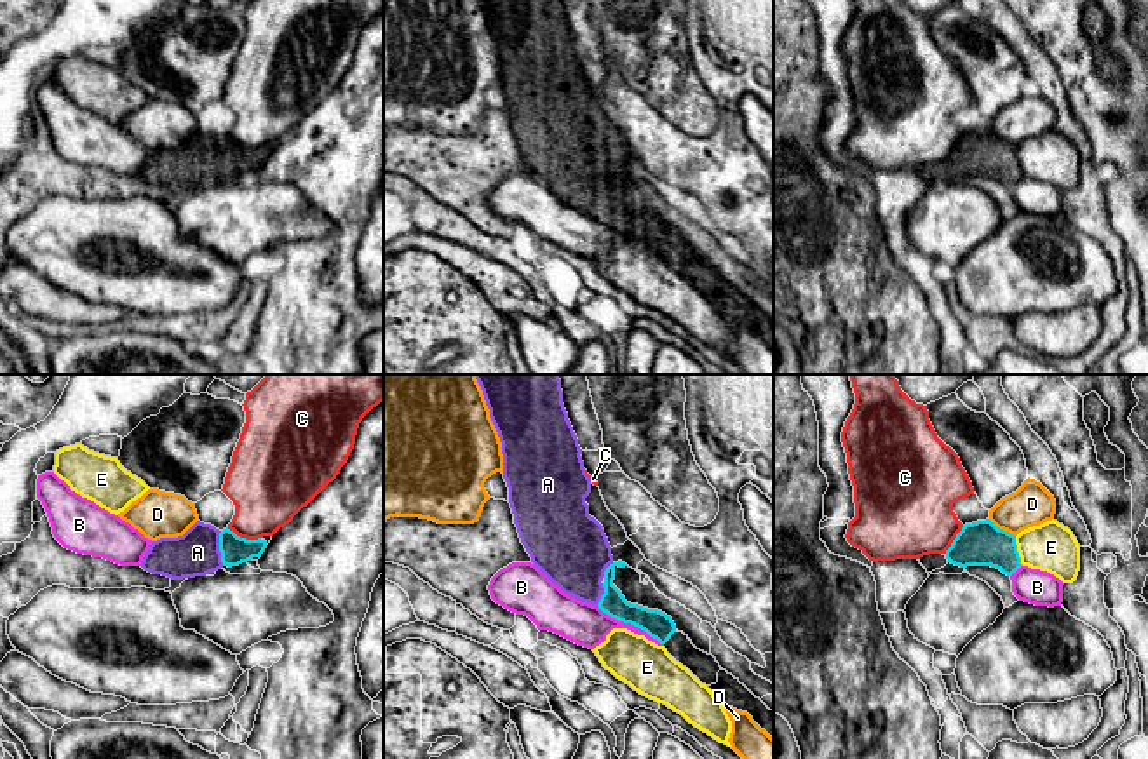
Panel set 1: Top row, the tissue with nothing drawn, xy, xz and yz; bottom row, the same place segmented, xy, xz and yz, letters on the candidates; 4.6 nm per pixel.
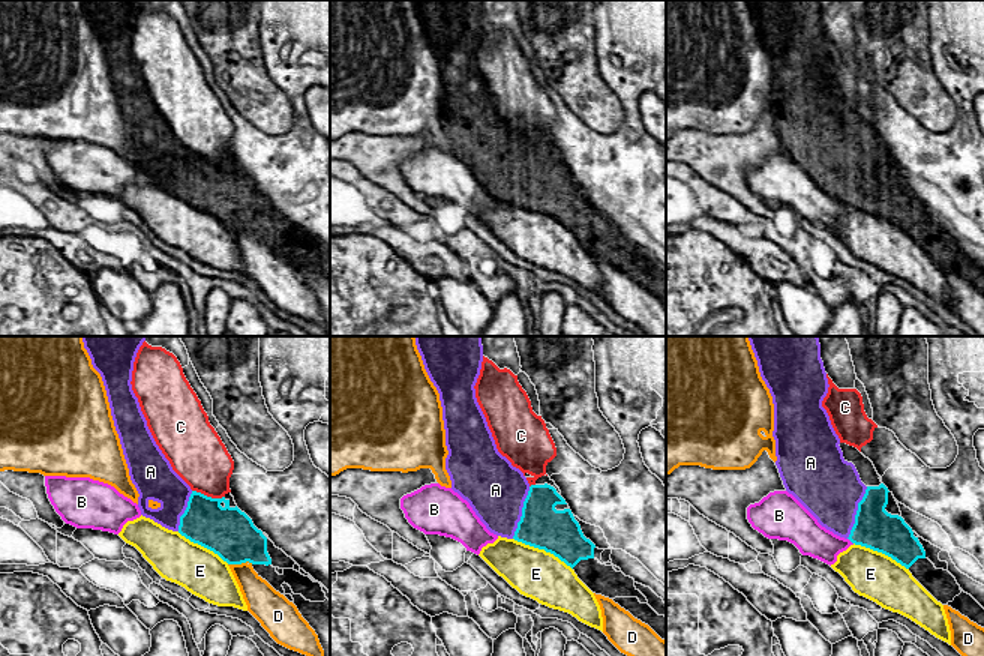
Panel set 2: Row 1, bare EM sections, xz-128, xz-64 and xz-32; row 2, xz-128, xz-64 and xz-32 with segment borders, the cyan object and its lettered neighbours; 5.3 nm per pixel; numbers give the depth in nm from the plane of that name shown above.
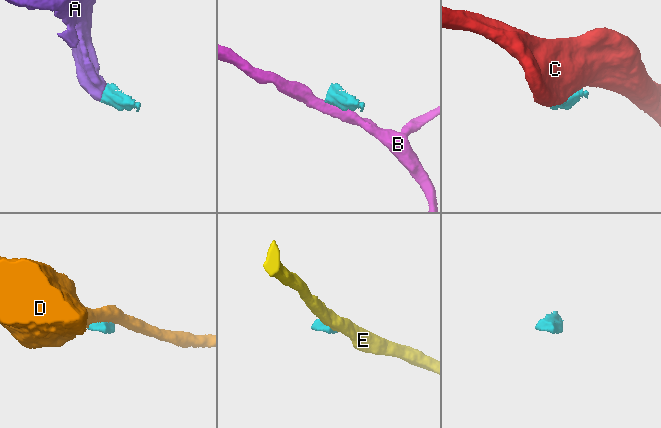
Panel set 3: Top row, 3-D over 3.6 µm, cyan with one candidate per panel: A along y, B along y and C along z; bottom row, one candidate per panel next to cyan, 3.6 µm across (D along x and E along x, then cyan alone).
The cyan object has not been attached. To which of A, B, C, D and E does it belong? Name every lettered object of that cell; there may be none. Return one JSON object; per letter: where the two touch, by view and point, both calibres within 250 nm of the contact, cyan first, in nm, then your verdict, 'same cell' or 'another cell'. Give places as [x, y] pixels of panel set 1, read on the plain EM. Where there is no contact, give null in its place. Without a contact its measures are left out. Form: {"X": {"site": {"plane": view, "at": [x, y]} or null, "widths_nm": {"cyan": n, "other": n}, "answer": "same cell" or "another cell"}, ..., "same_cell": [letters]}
{"A": {"site": {"plane": "xy", "at": [220, 159]}, "widths_nm": {"cyan": 130, "other": 200}, "answer": "same cell"}, "B": {"site": {"plane": "xz", "at": [629, 232]}, "widths_nm": {"cyan": 120, "other": 190}, "answer": "another cell"}, "C": {"site": {"plane": "xy", "at": [244, 148]}, "widths_nm": {"cyan": 130, "other": 340}, "answer": "another cell"}, "D": {"site": {"plane": "yz", "at": [1002, 140]}, "widths_nm": {"cyan": 200, "other": 190}, "answer": "another cell"}, "E": {"site": {"plane": "yz", "at": [1016, 161]}, "widths_nm": {"cyan": 200, "other": 220}, "answer": "another cell"}, "same_cell": ["A"]}

